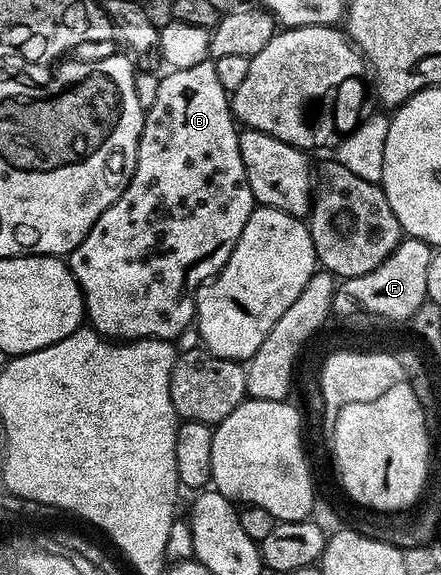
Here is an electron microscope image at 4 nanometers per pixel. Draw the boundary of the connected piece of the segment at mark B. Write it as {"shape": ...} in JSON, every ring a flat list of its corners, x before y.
{"shape":[[205,59,197,66,189,66,185,70,171,70,166,74,168,76,164,75,159,81,157,98,154,99,153,106,145,109,143,129,137,146,135,173,129,186,125,186,121,198,117,198,117,202,113,202,113,206,109,206,109,210,105,210,105,214,101,214,101,218,97,218,97,222,93,222,93,230,89,230,89,234,73,249,69,257,70,270,75,276,75,281,83,290,83,306,90,327,94,328,100,336,110,338,115,342,178,341,178,336,187,327,192,327,195,318,194,295,183,296,183,291,186,288,194,289,218,274,232,254,233,246,237,246,237,238,241,238,241,230,245,230,245,222,249,222,249,218,257,206,253,198,253,190,249,186,245,174,245,162,241,162,240,129,237,127,235,117,231,115,229,94,217,79,214,63,210,59]]}

